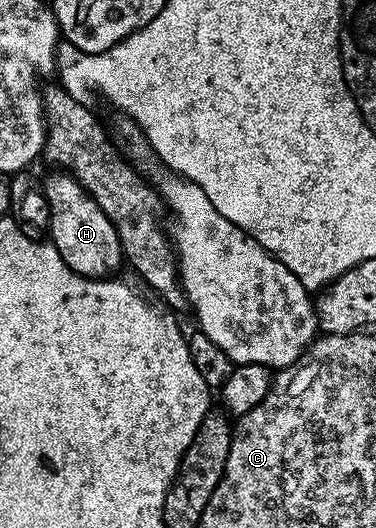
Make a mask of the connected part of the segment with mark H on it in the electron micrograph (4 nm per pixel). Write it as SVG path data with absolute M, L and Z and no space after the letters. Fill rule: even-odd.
M51 173L48 179L42 180L45 201L49 201L49 242L59 250L65 265L73 269L78 275L86 279L106 279L114 276L120 266L124 266L123 246L117 237L117 229L113 229L113 221L101 213L101 205L91 196L87 190L79 184L72 175L66 173Z

